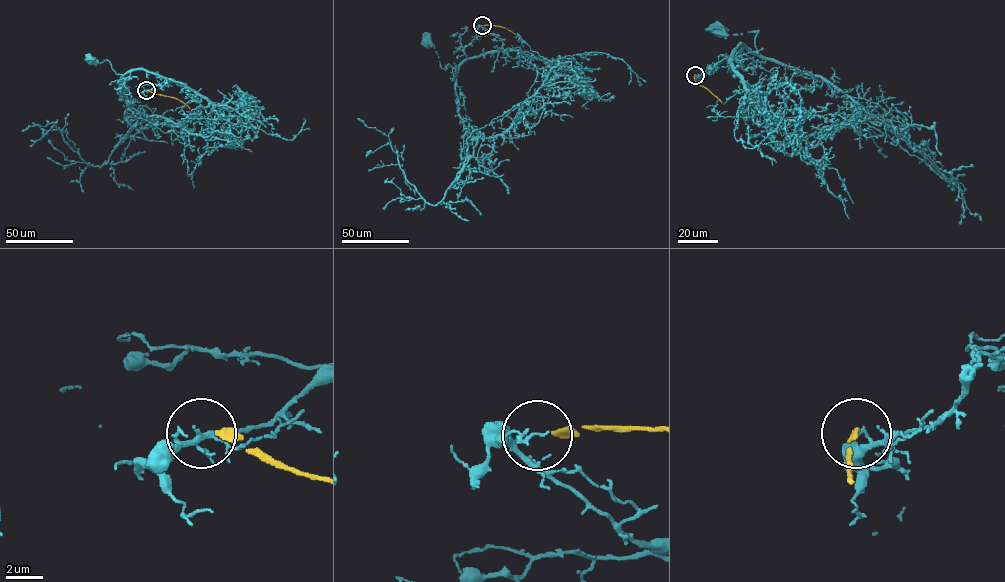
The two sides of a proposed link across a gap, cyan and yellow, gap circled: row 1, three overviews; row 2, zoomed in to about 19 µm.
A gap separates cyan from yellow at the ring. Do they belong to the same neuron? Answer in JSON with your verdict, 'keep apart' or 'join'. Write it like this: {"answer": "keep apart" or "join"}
{"answer": "keep apart"}

